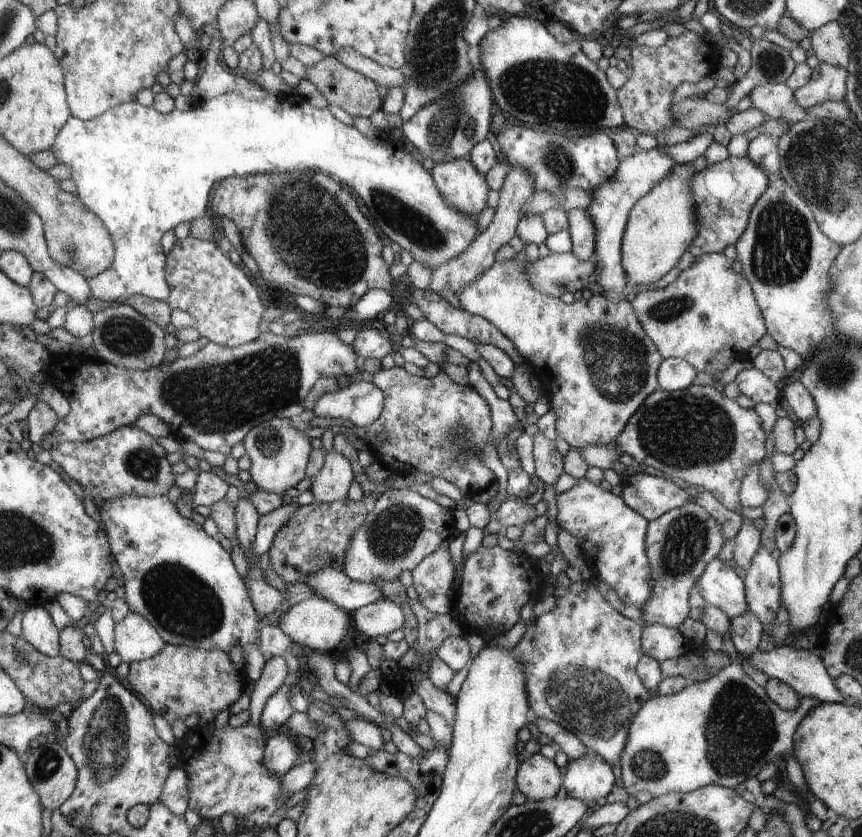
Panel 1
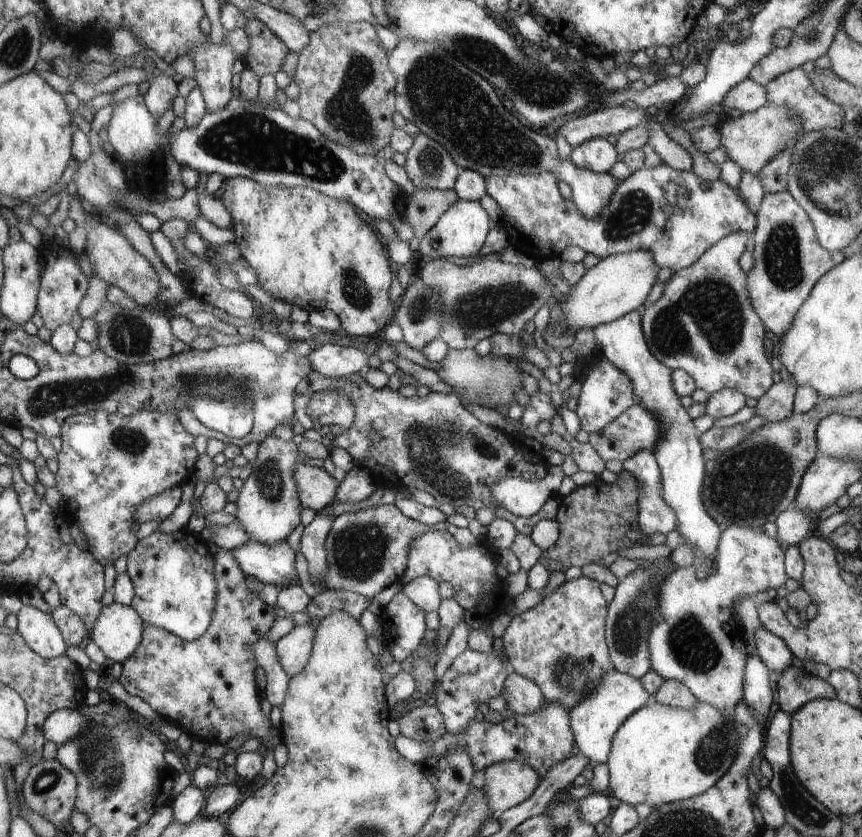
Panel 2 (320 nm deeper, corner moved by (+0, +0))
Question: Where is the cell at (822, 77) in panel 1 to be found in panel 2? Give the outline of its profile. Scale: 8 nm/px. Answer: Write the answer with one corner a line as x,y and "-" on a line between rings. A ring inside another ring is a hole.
765,105
758,110
744,113
738,118
728,117
722,120
721,124
718,125
719,147
724,148
728,159
738,163
744,173
757,176
763,166
772,160
773,156
781,153
800,131
801,123
793,111
785,107

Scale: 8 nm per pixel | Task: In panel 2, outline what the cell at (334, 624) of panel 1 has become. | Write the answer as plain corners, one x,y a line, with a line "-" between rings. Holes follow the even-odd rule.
307,624
295,626
273,644
281,667
289,678
301,673
309,664
314,640
316,640
316,629

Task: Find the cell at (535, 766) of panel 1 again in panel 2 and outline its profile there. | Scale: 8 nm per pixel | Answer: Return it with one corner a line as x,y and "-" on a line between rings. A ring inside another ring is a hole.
502,761
484,767
484,788
495,813
512,809
533,796
541,778
537,771
518,761

